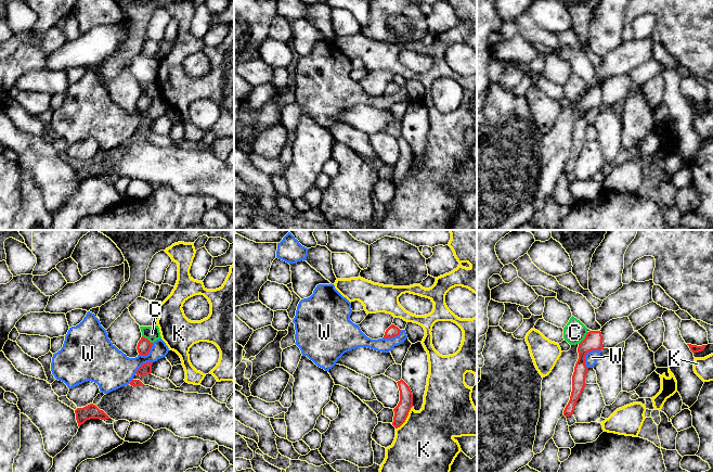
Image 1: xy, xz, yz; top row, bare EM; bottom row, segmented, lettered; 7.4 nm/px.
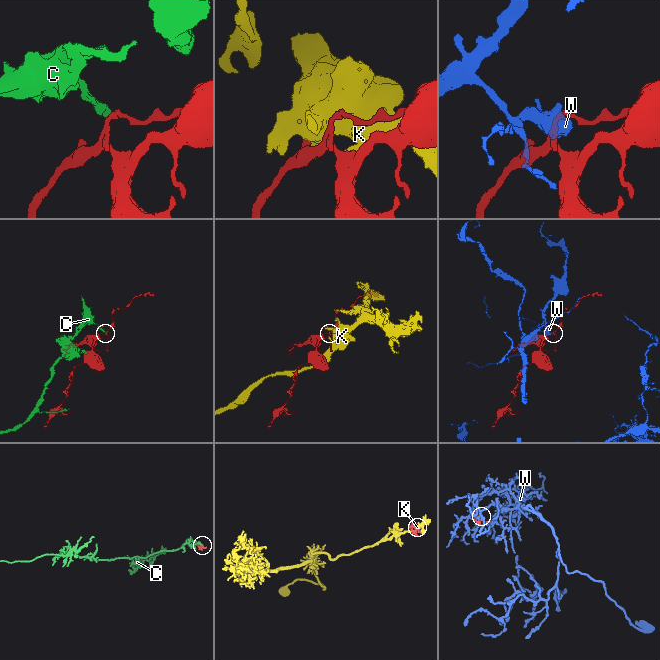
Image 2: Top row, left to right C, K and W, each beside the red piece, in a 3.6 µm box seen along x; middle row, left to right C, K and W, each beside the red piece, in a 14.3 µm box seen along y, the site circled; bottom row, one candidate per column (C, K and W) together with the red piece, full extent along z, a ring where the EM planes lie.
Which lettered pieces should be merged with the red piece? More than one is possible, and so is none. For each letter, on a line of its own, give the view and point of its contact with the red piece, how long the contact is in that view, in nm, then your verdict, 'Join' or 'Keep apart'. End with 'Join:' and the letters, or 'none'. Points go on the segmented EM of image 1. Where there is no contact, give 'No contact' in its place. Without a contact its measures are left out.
C: Touches red at yz (584, 339). Shared border 120 nm. Keep apart
K: Touches red at xz (406, 417). Shared border 220 nm. Keep apart
W: Touches red at yz (586, 353). Shared border 170 nm. Keep apart
Join: none

